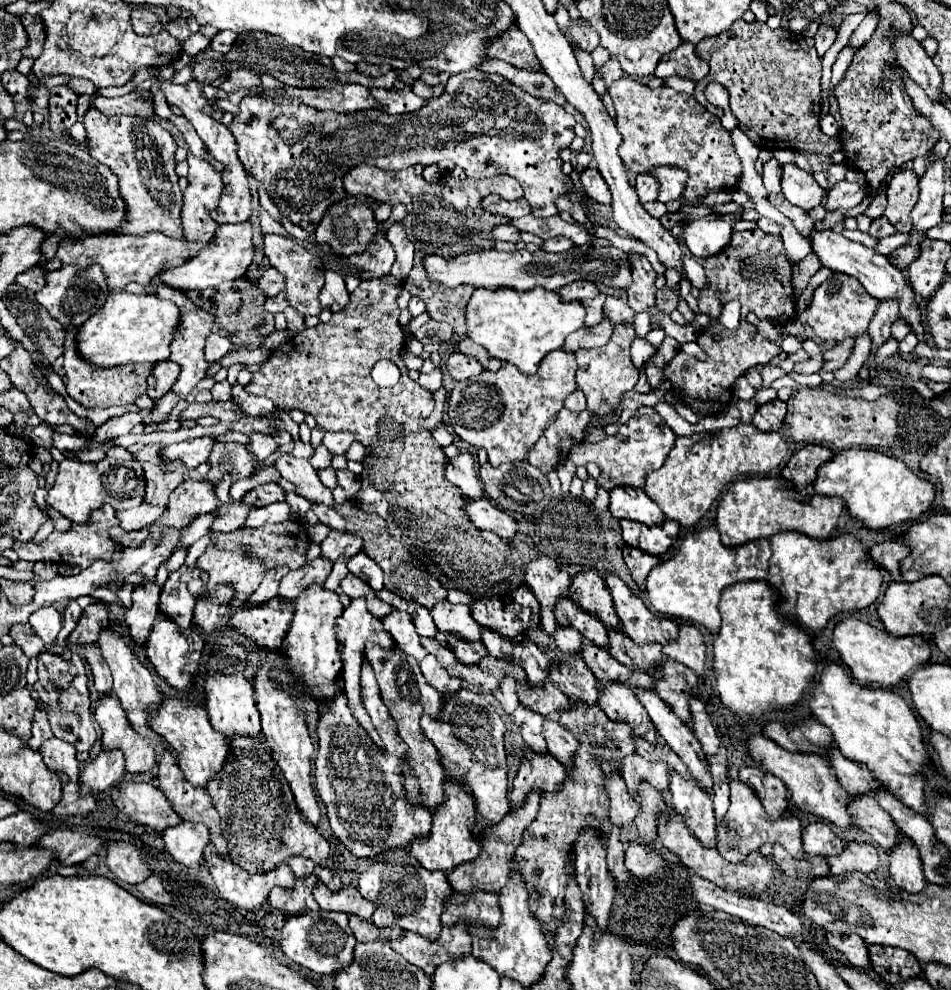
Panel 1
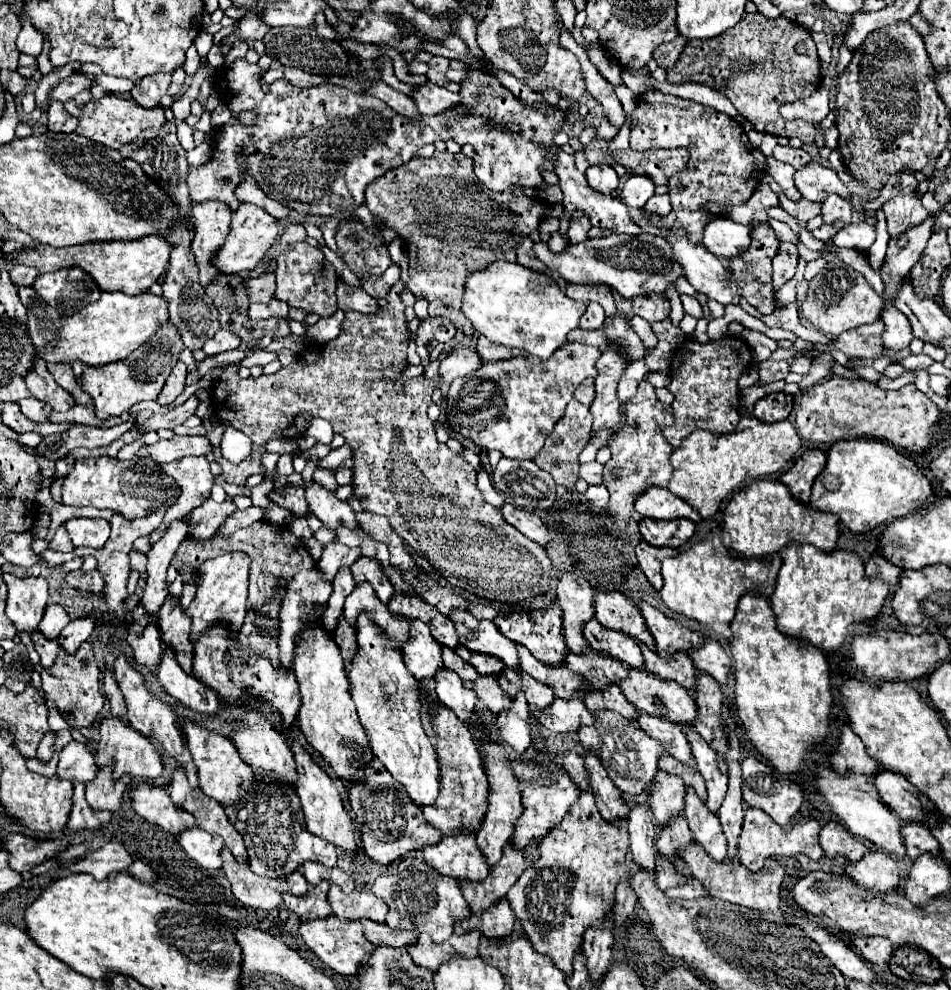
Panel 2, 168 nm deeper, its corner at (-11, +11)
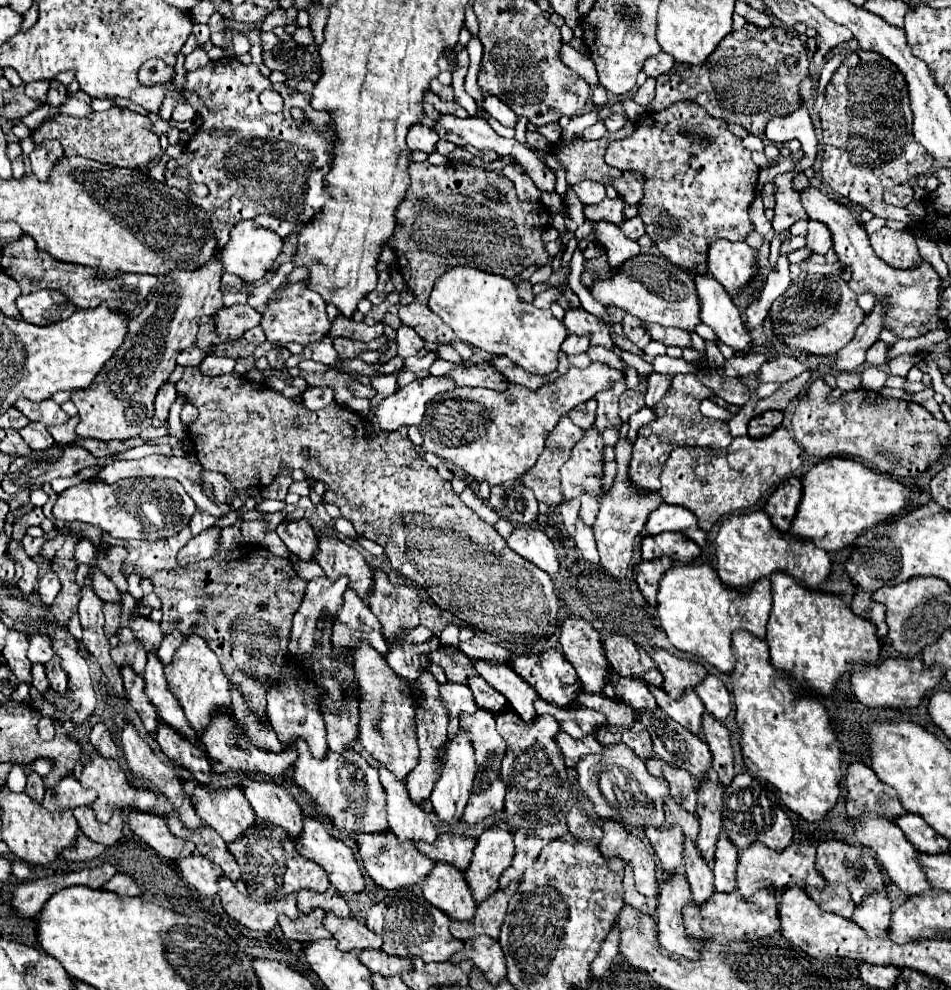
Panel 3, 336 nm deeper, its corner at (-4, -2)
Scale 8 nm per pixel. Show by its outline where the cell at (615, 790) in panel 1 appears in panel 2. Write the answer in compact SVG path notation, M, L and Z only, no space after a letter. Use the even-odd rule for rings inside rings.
M637 803L631 805L631 811L627 815L627 827L629 827L633 859L647 869L655 867L655 835L657 833L655 833L651 809Z

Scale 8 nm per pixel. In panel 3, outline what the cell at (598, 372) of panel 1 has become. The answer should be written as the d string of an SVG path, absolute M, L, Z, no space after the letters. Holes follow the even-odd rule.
M596 428L586 430L584 438L574 446L570 460L562 466L562 494L564 502L580 498L582 492L602 498L602 464L604 444Z

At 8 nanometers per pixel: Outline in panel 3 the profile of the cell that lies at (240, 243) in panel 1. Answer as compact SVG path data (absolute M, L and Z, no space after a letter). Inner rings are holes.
M244 220L238 222L232 232L230 232L230 242L222 248L222 264L226 272L238 274L244 282L258 282L266 276L266 272L272 270L280 250L282 250L282 238L278 234L274 234L272 230L266 230L262 226L258 226L254 220Z

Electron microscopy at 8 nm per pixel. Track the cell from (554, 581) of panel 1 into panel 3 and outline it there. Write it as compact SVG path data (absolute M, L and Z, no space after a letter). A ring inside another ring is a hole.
M570 616L562 624L560 644L566 660L576 668L582 688L588 694L604 692L606 678L612 672L608 658L604 654L600 634L590 626L590 622Z

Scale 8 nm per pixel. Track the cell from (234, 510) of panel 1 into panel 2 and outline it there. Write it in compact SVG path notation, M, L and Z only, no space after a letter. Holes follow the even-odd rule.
M211 497L205 499L199 507L195 507L189 513L189 519L191 519L189 535L193 535L195 539L213 537L215 529L219 529L219 525L223 525L223 521L227 519L227 513L233 513L233 511L235 511L233 501L215 503Z

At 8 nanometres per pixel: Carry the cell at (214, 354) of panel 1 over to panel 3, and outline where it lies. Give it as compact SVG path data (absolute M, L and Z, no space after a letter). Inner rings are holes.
M206 356L200 364L200 372L208 376L220 376L220 374L232 374L236 360L232 358L220 358L220 356Z

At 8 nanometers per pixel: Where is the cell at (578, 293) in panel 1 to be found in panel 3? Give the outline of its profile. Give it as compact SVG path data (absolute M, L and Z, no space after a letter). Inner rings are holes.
M582 308L566 310L564 326L568 328L570 334L588 336L588 338L590 338L590 346L604 346L604 348L608 348L608 350L614 348L614 342L612 342L612 338L610 338L608 326L606 326L600 318L588 314L588 312L582 310Z

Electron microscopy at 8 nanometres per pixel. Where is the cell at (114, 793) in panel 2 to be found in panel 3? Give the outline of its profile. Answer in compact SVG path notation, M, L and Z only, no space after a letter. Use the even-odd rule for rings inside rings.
M82 806L82 808L76 808L74 810L74 818L78 820L80 824L80 830L94 842L100 842L104 846L114 846L120 836L122 836L122 826L124 826L124 820L122 820L122 812L116 812L112 814L110 822L108 824L100 824L96 818L94 818L94 812L90 806Z

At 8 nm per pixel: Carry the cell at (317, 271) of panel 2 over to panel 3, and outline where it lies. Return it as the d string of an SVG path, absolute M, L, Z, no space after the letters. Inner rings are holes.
M296 282L290 284L282 290L280 298L270 302L262 322L260 322L268 342L272 342L274 346L286 346L288 342L298 342L298 344L310 344L310 342L318 342L322 340L328 330L330 330L330 322L328 322L328 314L326 314L326 304L320 298L320 294L308 290L306 282Z

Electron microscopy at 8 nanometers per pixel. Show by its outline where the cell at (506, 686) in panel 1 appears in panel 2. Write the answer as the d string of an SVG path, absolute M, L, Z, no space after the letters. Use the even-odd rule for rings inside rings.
M517 693L511 709L507 713L501 713L497 727L501 731L499 741L511 745L515 751L523 751L531 745L531 729L529 729L529 711L527 711L527 699L523 693Z

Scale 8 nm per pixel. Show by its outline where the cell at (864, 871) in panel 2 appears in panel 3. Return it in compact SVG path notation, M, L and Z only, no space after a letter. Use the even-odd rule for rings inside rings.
M868 894L864 904L854 910L852 920L866 930L870 938L882 938L890 928L890 900L882 894Z

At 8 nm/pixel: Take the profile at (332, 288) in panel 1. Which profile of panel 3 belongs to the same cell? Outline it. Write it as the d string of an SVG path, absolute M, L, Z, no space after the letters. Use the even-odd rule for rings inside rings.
M338 316L330 328L330 336L332 338L352 338L352 340L360 340L360 342L372 342L374 338L380 338L384 334L384 326L382 324L374 324L368 326L364 322L354 322L348 320L344 316Z

